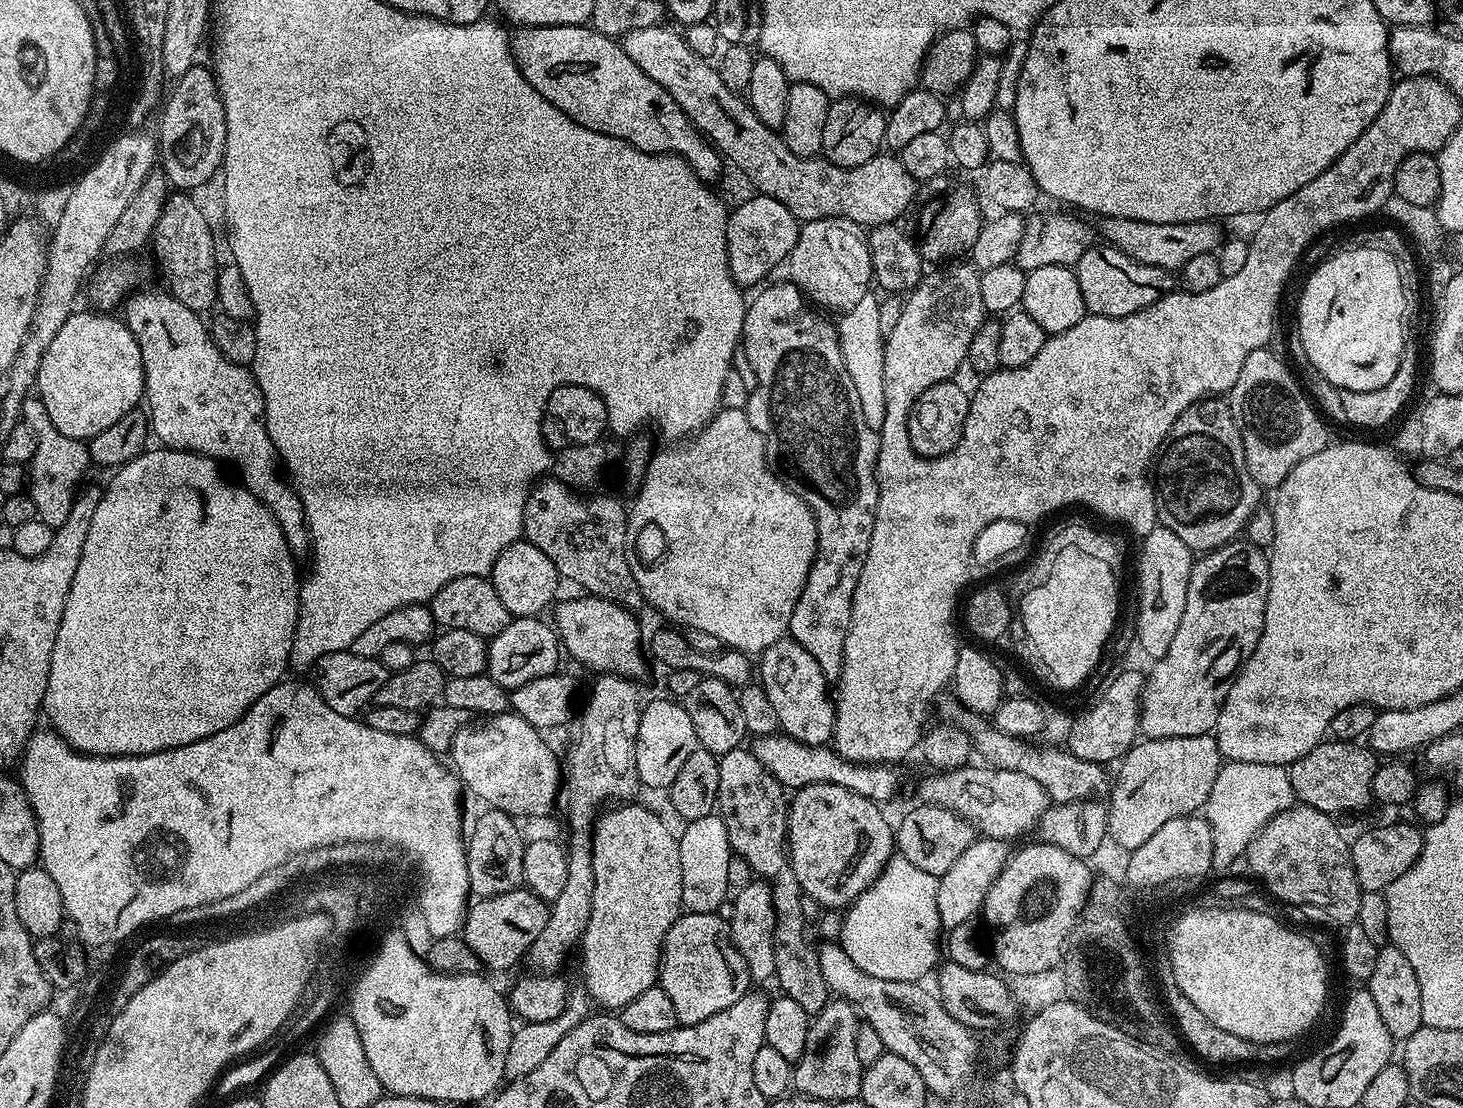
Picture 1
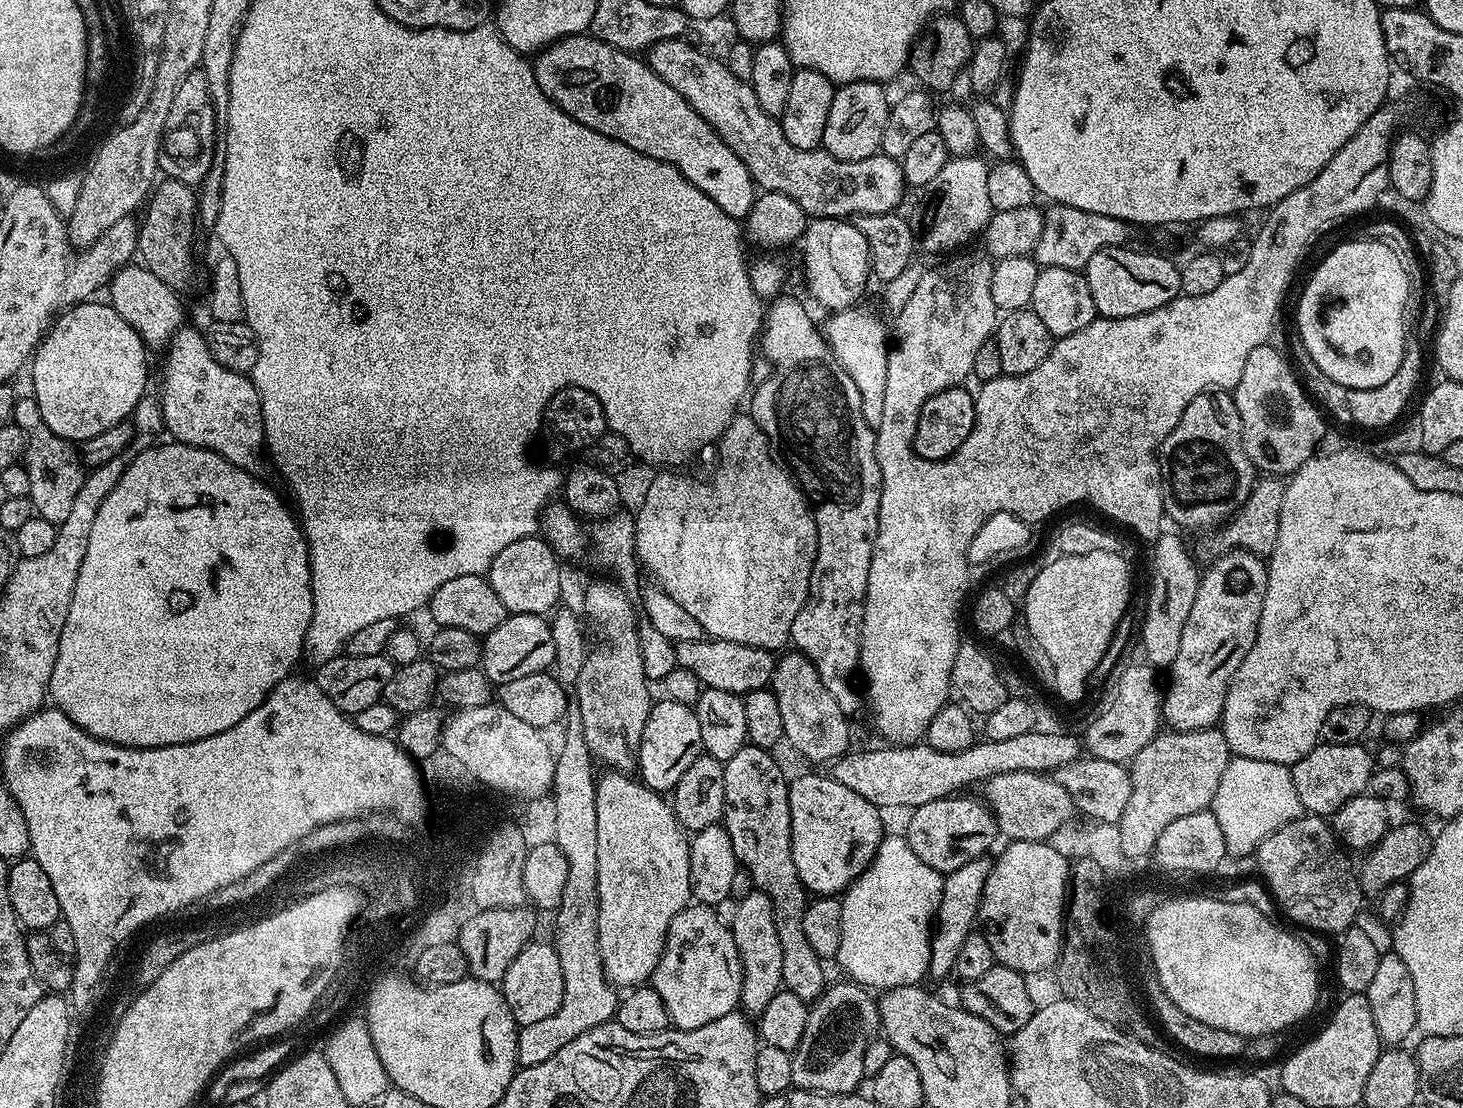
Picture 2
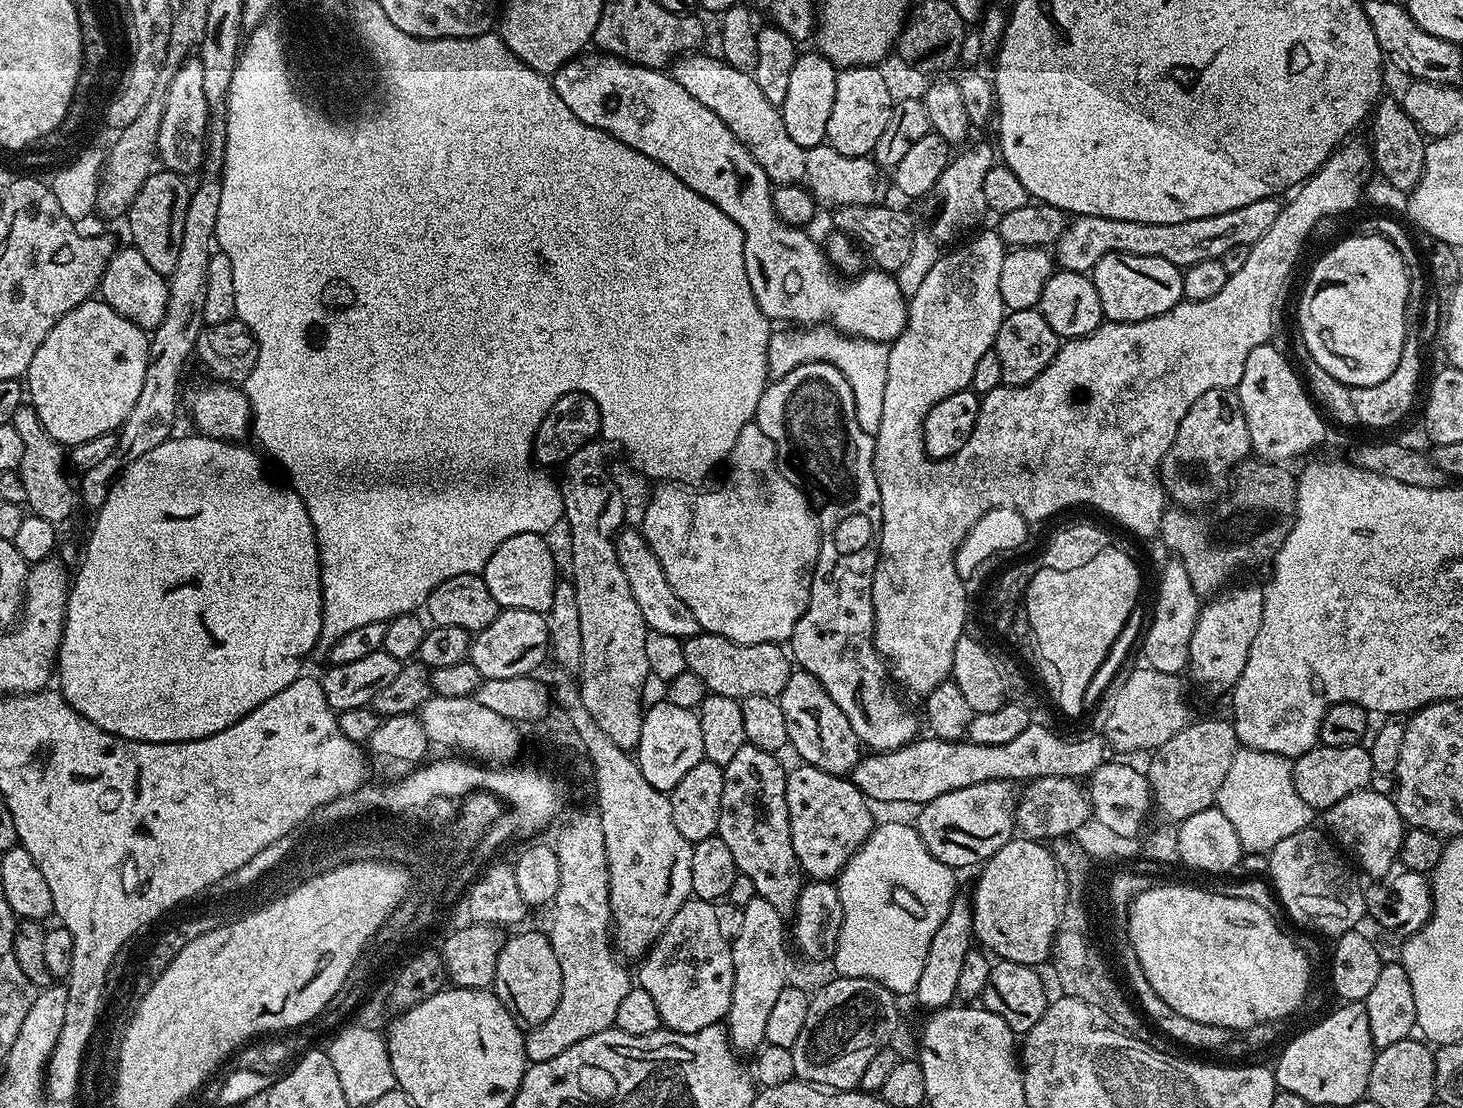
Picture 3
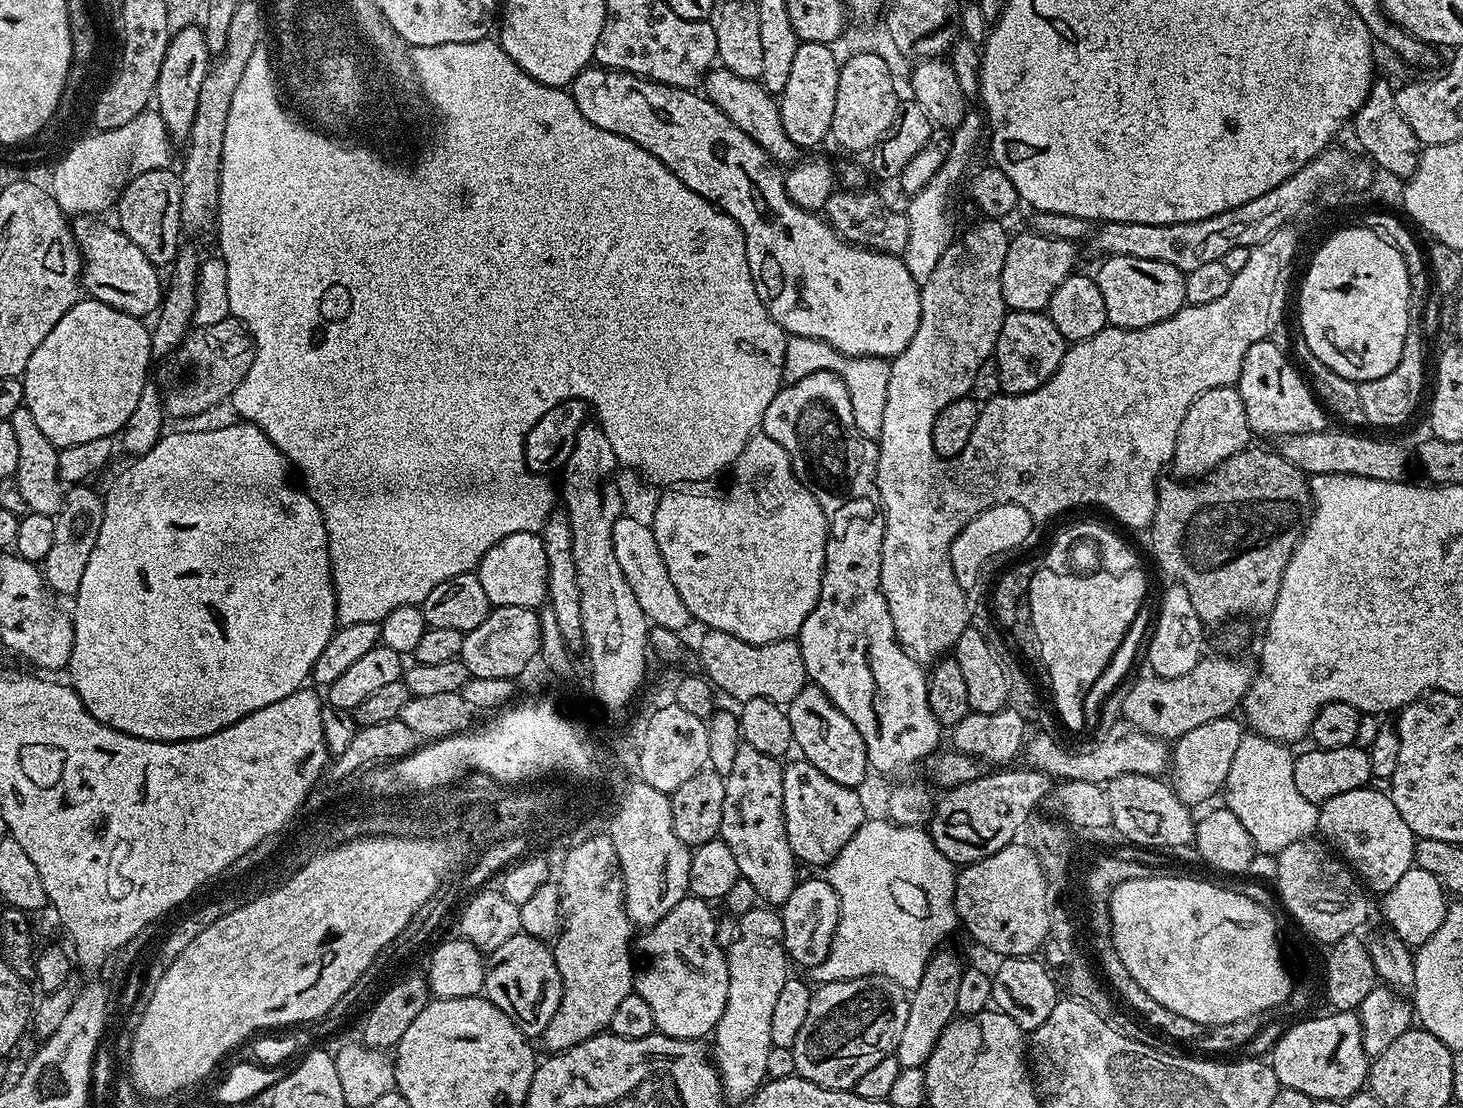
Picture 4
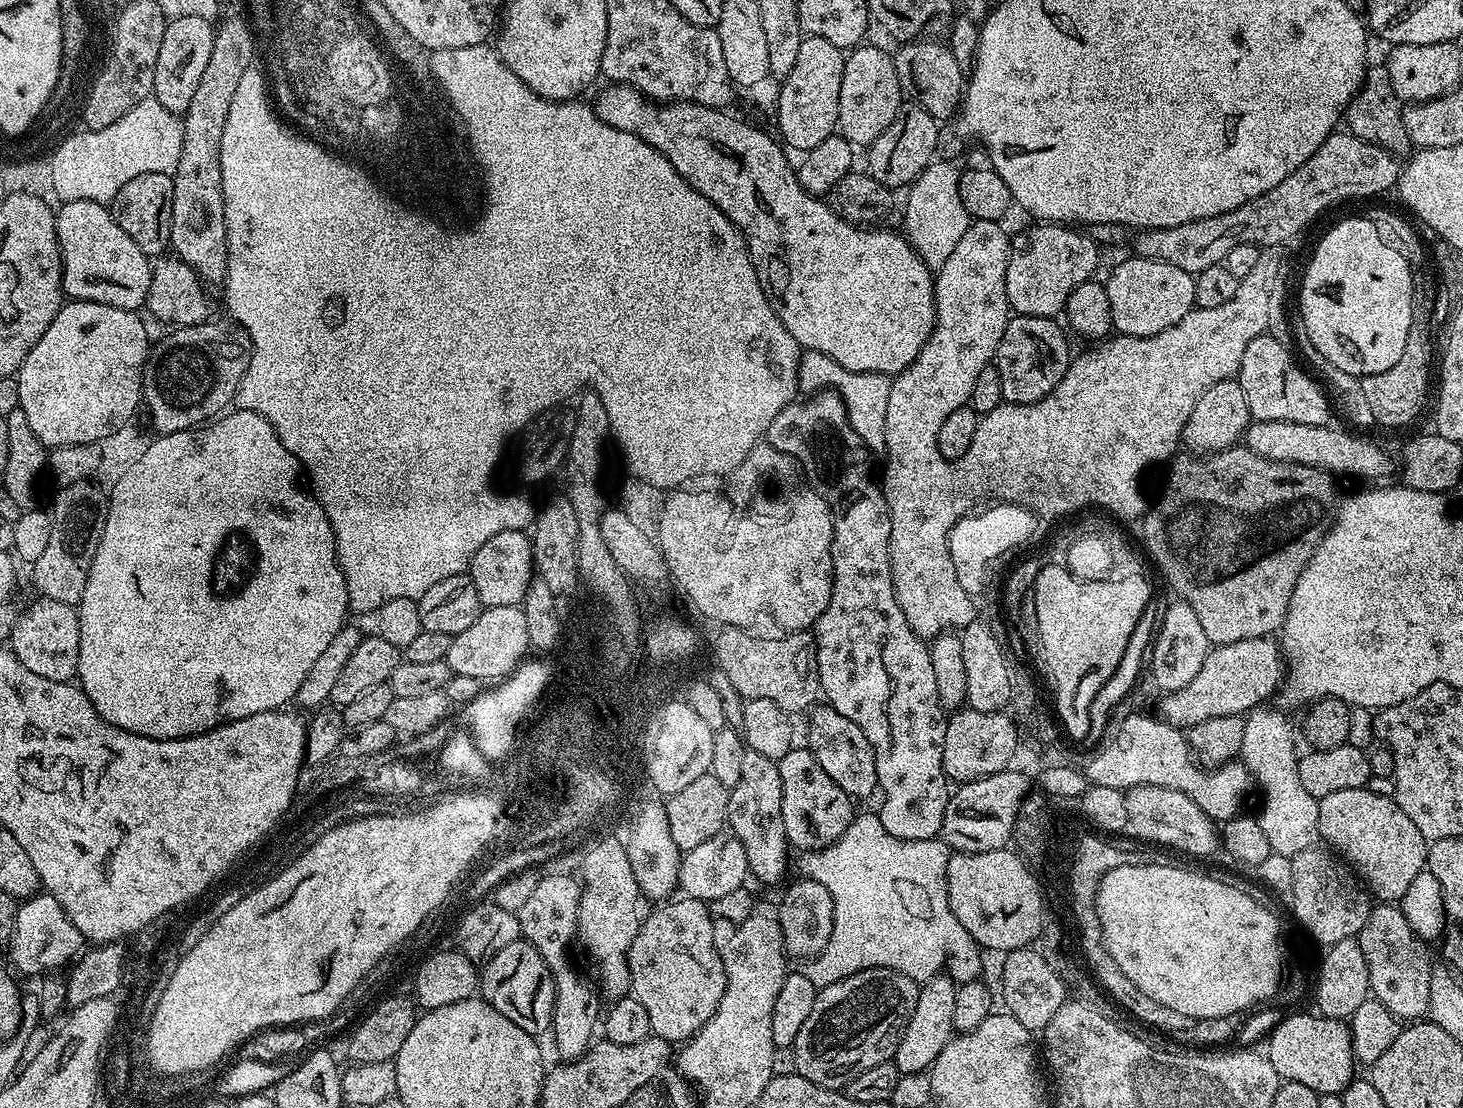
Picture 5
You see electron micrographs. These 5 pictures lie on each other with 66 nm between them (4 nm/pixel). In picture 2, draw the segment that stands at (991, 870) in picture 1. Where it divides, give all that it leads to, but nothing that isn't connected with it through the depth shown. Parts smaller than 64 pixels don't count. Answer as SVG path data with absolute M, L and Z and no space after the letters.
M981 858L974 862L966 862L966 866L958 866L958 870L944 876L940 908L936 912L934 931L932 934L932 953L928 963L928 976L940 980L943 976L952 976L956 970L958 954L962 954L962 942L974 931L980 915L980 899L988 872L992 868L992 860Z

